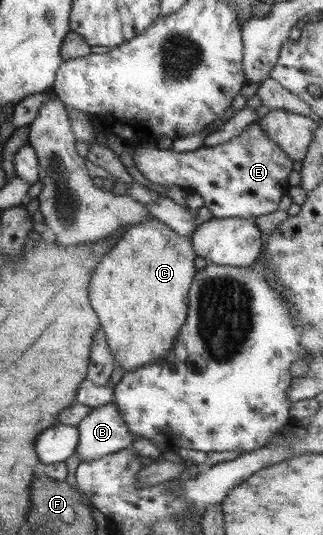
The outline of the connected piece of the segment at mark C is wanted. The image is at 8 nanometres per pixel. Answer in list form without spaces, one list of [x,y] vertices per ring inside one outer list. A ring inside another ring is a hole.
[[[152,217],[144,223],[129,225],[122,237],[114,243],[114,249],[100,259],[90,280],[89,298],[96,311],[106,343],[124,373],[138,369],[142,365],[164,360],[172,351],[172,345],[186,321],[189,305],[189,291],[196,276],[194,253],[189,236],[178,235],[163,221]]]

